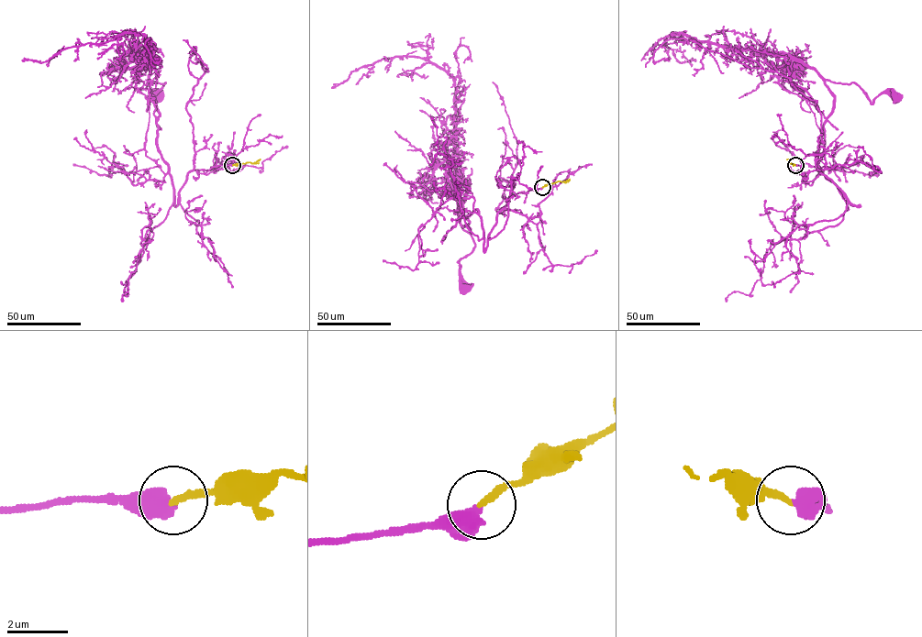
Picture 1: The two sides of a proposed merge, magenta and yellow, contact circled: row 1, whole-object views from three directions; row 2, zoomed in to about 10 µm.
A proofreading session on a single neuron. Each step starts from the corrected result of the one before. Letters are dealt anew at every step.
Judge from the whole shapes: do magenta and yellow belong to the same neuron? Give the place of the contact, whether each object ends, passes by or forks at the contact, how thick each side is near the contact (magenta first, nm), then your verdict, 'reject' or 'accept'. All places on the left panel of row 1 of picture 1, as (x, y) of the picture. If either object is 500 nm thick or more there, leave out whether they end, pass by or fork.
at (232, 165); 550 nm thick on the magenta side, 220 nm on the other; accept

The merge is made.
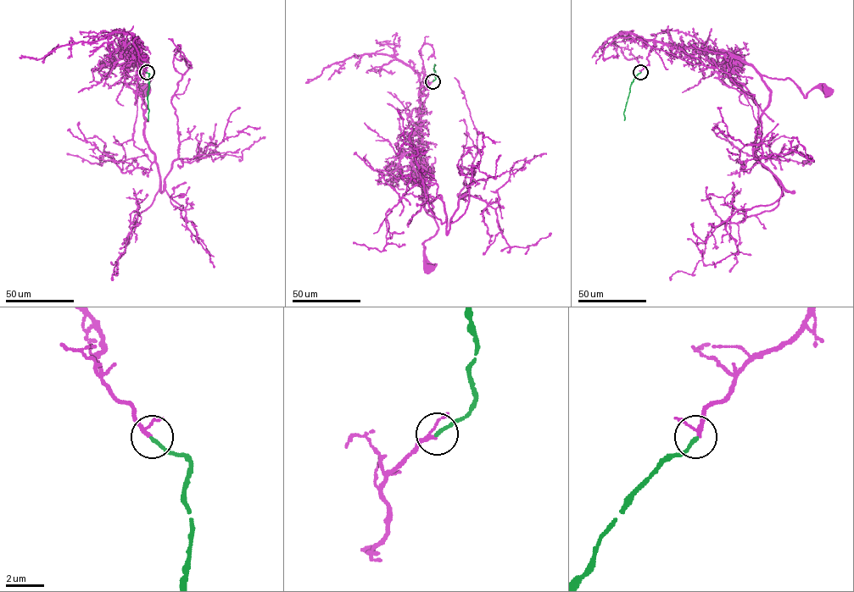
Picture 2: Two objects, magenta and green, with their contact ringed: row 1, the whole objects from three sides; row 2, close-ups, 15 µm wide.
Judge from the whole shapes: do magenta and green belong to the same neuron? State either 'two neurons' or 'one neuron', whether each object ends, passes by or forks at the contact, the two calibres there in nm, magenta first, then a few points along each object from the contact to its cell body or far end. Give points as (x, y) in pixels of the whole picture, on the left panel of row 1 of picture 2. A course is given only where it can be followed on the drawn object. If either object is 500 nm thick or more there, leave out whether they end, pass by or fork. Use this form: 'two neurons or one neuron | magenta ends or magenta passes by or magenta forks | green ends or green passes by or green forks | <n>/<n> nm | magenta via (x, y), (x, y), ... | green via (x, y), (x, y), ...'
one neuron | magenta passes by | green ends | 170/180 nm | magenta via (146, 72), (133, 41), (131, 50), (144, 55), (137, 76), (152, 78), (137, 97), (137, 88), (142, 91) | green via (146, 72), (149, 74), (147, 120)

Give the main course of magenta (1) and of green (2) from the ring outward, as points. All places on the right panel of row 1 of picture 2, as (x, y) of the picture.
1: (640, 72), (655, 44), (663, 42), (725, 50), (761, 74), (789, 78), (805, 97), (814, 88), (828, 91)
2: (640, 72), (631, 85), (624, 120)

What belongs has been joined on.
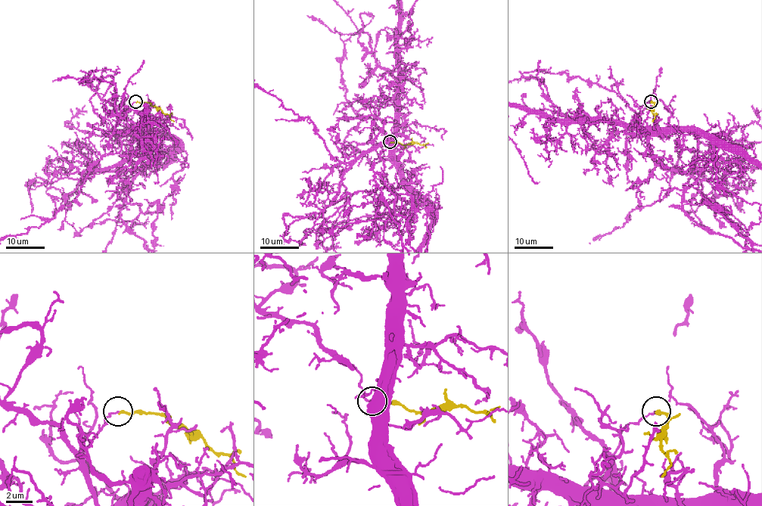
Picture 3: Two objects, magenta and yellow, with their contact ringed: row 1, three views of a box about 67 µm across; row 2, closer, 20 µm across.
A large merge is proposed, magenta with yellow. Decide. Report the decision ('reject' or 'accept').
reject

